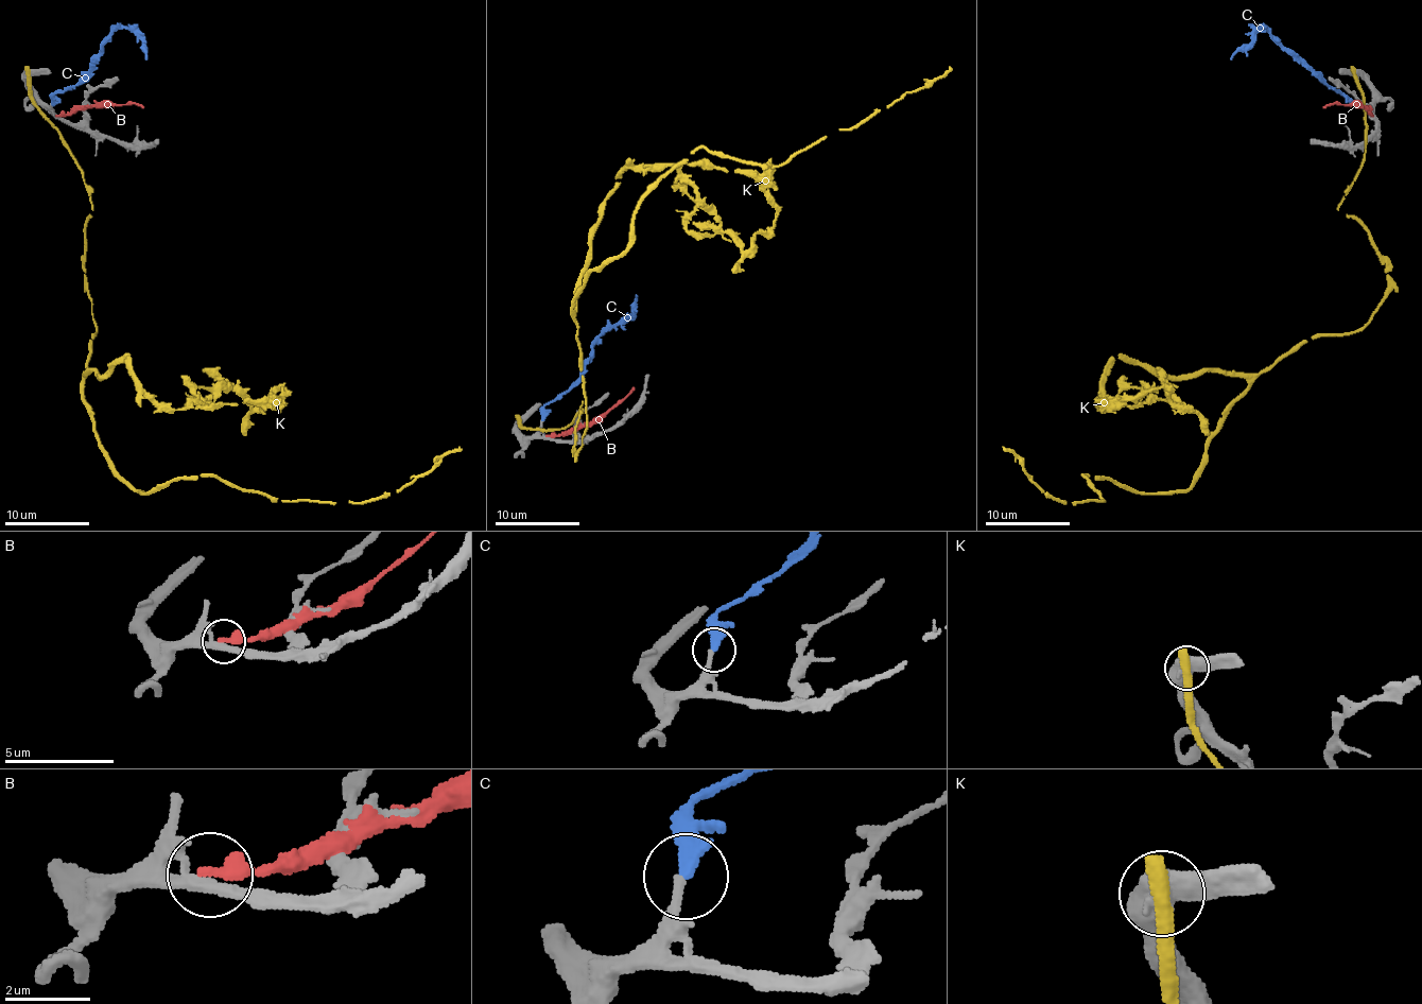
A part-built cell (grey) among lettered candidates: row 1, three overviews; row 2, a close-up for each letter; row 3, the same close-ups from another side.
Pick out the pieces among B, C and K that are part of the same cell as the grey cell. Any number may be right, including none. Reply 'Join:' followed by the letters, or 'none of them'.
Join: C

